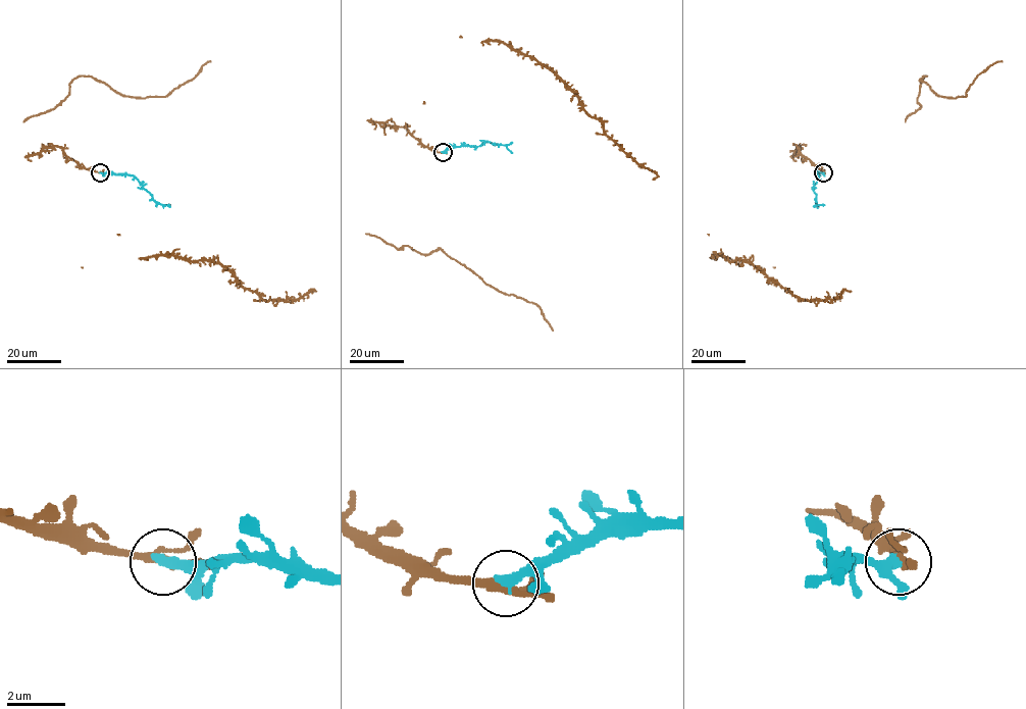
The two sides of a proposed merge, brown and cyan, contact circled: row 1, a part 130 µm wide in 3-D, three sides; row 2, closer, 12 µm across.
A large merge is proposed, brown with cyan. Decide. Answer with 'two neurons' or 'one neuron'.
one neuron

